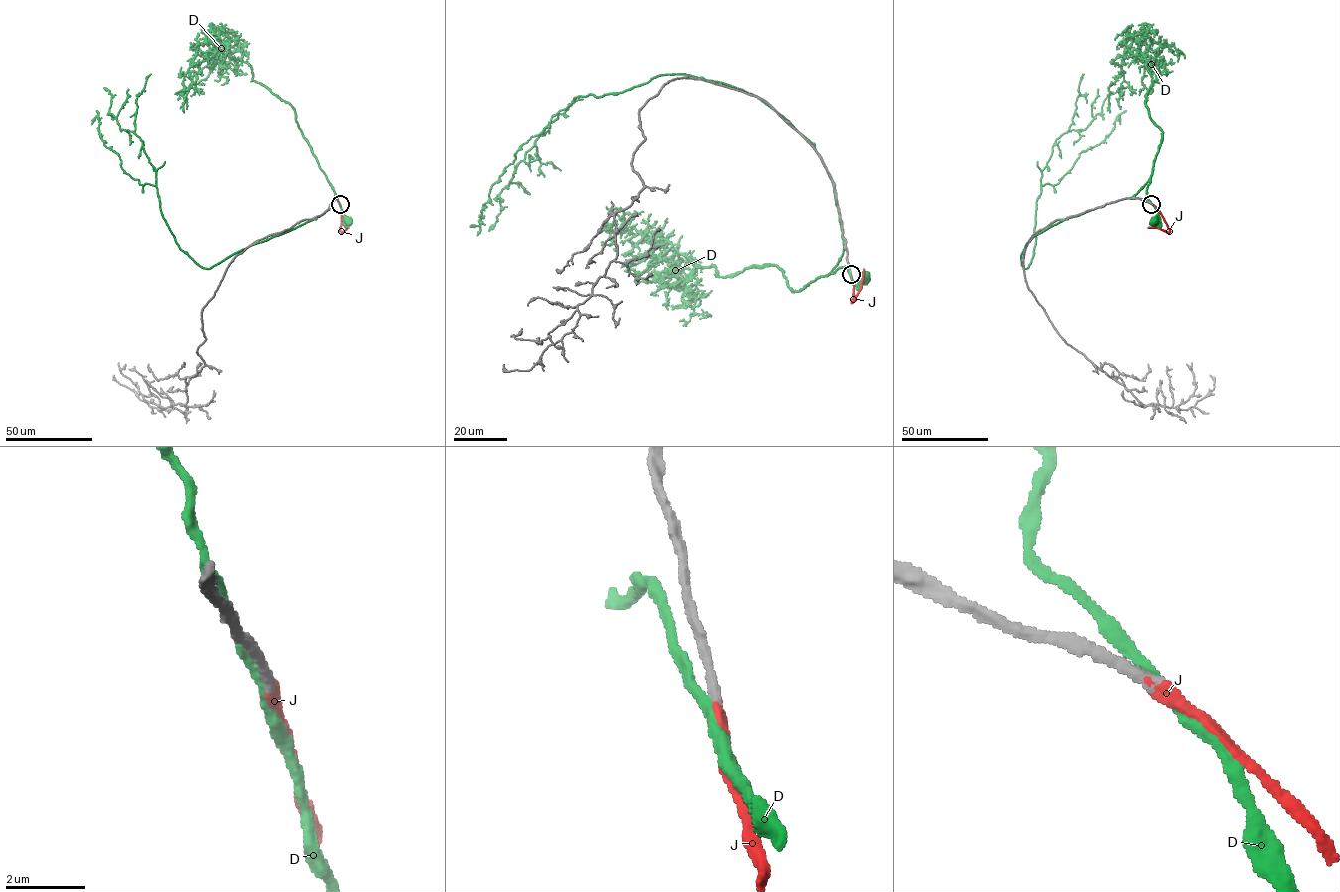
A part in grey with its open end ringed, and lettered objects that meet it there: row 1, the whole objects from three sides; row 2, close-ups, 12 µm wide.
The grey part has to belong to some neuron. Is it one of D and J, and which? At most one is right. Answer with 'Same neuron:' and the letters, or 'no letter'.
Same neuron: J

